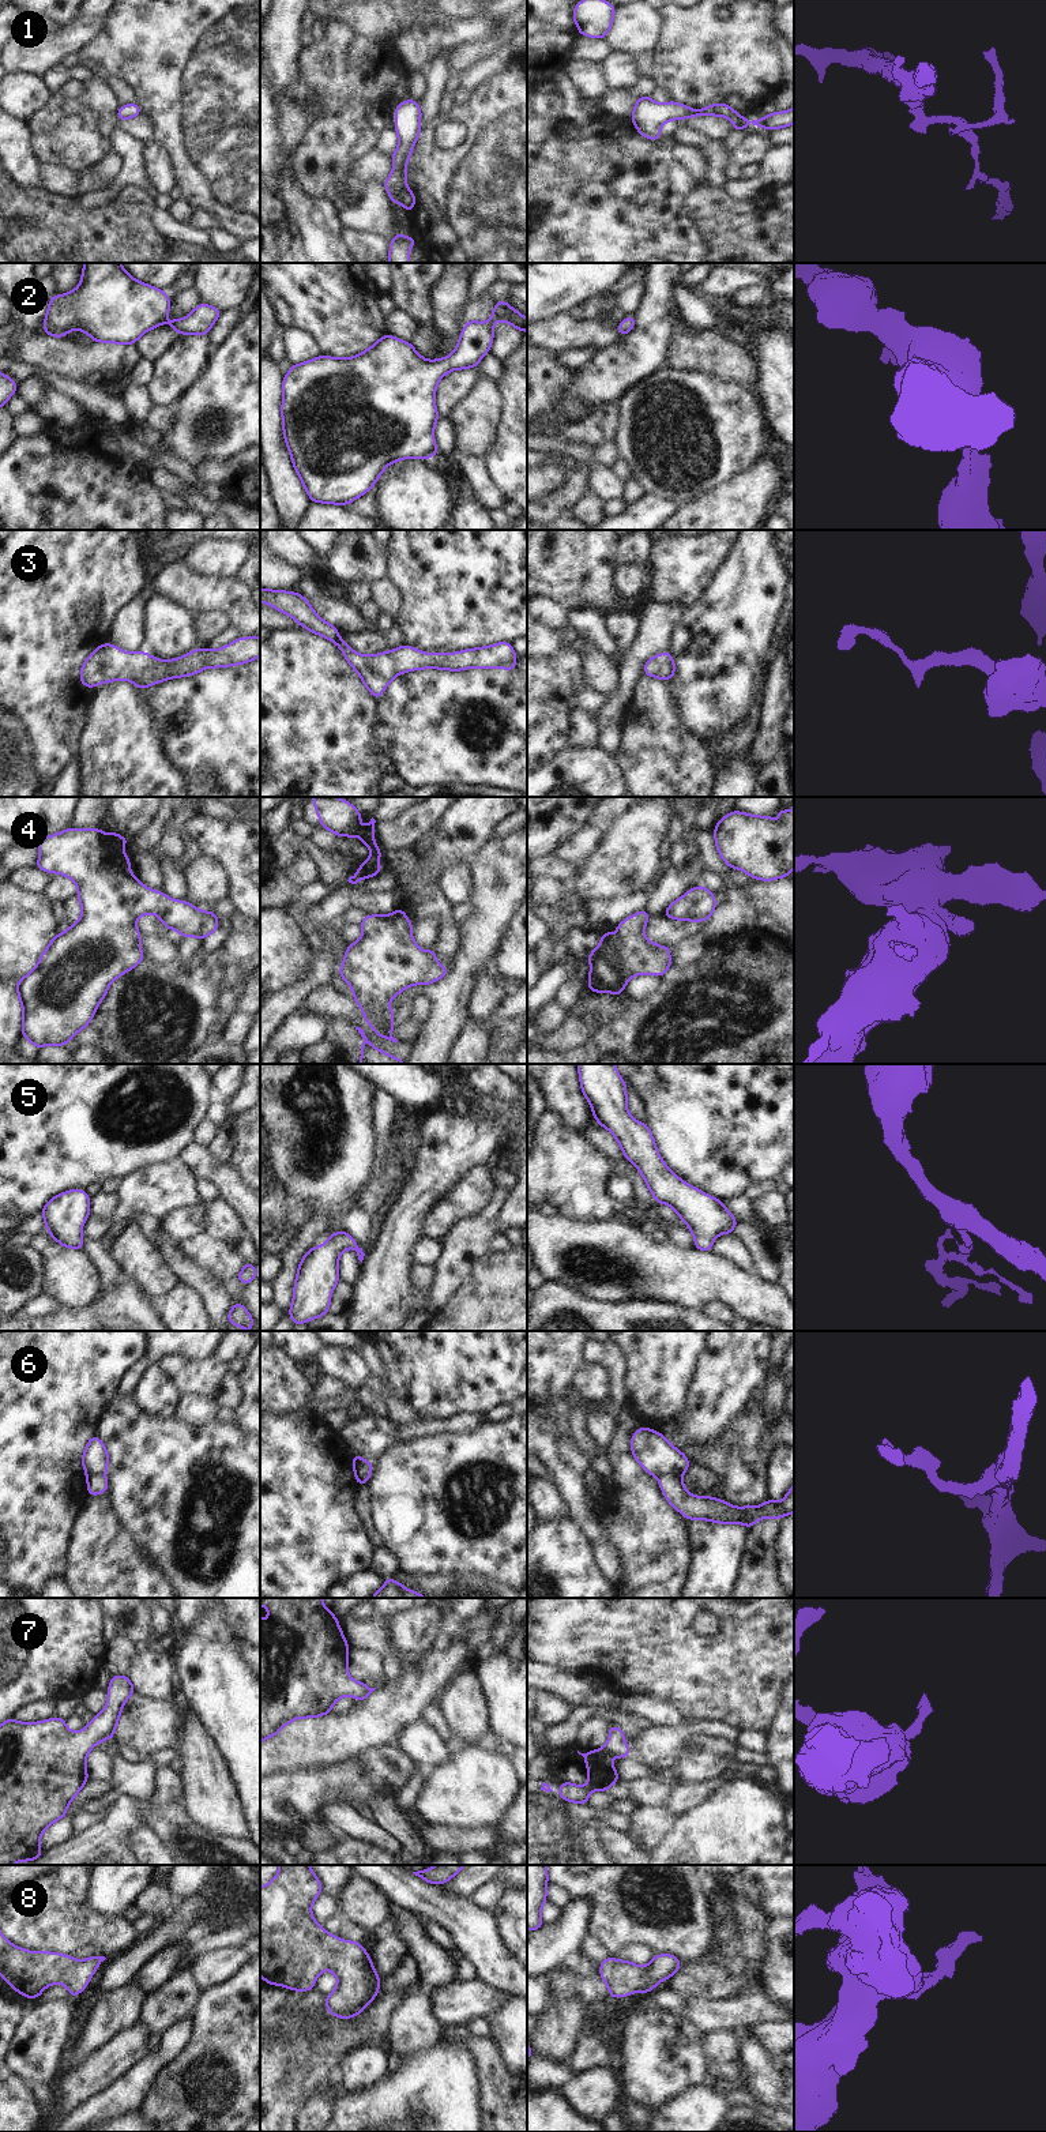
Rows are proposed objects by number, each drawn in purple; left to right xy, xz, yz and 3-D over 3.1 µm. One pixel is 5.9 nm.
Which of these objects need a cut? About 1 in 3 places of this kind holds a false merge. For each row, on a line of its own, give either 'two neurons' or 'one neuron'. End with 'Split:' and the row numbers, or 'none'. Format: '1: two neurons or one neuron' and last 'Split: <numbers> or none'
1: two neurons
2: one neuron
3: one neuron
4: one neuron
5: one neuron
6: two neurons
7: one neuron
8: one neuron
Split: 1, 6

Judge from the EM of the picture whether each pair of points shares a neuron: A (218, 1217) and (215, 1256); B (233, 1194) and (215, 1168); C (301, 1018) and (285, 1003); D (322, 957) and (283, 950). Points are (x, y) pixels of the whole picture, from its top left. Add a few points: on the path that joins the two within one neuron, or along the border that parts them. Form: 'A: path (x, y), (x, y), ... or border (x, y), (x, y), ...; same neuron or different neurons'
A: border (204, 1230), (233, 1247); different neurons
B: path (230, 1187), (221, 1174); same neuron
C: border (300, 1006), (281, 1022), (274, 1033); different neurons
D: border (313, 951), (309, 969), (294, 982); different neurons

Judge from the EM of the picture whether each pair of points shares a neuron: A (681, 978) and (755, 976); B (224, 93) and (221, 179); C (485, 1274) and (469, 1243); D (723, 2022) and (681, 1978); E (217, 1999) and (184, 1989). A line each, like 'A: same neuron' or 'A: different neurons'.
A: same neuron
B: same neuron
C: different neurons
D: different neurons
E: different neurons

